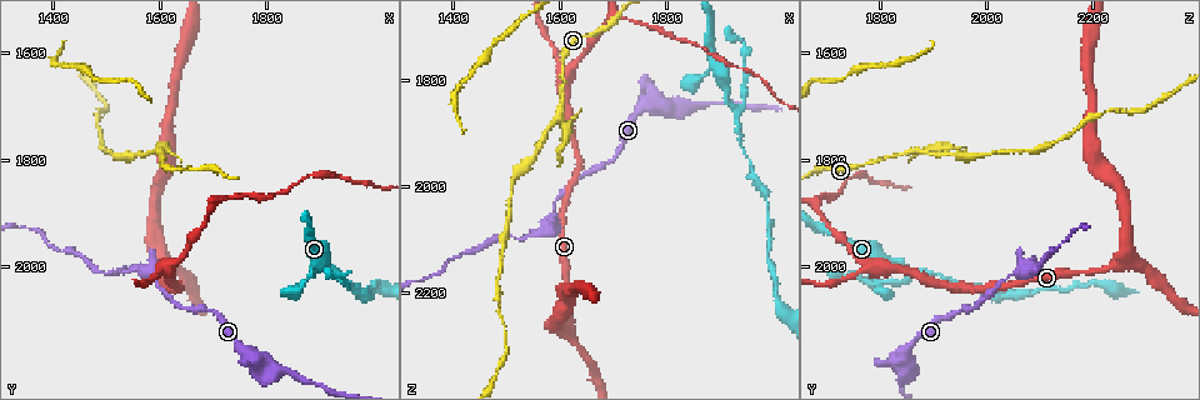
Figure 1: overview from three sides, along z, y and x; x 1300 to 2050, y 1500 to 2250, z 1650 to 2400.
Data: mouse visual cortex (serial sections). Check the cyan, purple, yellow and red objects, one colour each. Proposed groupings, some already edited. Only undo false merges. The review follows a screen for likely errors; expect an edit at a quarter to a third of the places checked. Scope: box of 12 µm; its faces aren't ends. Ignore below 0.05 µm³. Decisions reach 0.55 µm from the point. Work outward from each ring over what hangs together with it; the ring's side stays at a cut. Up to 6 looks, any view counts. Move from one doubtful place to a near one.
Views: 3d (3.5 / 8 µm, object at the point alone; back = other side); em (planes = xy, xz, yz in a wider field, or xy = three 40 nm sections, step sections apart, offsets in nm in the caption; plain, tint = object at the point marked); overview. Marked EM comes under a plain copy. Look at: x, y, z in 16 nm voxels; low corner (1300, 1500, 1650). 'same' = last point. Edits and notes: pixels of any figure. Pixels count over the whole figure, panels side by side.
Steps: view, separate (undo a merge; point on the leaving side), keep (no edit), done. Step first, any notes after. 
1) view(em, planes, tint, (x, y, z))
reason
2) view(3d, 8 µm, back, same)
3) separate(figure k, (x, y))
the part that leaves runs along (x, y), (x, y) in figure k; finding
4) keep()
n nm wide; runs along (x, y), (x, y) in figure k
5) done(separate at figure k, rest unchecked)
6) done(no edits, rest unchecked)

view(3d, 3.5 µm, (1925, 2005, 1860))
three-way junction

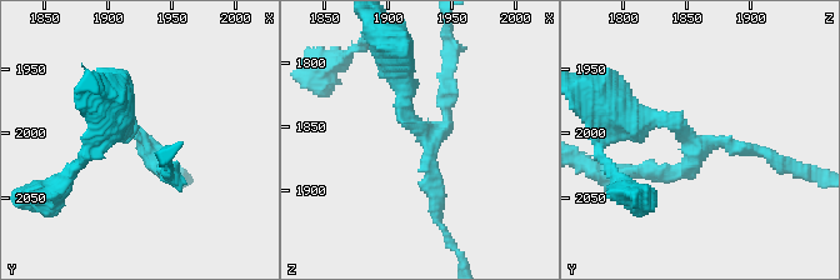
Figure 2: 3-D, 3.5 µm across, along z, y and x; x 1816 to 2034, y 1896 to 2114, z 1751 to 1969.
view(em, xy, step 1, tint, (1928, 2010, 1860))

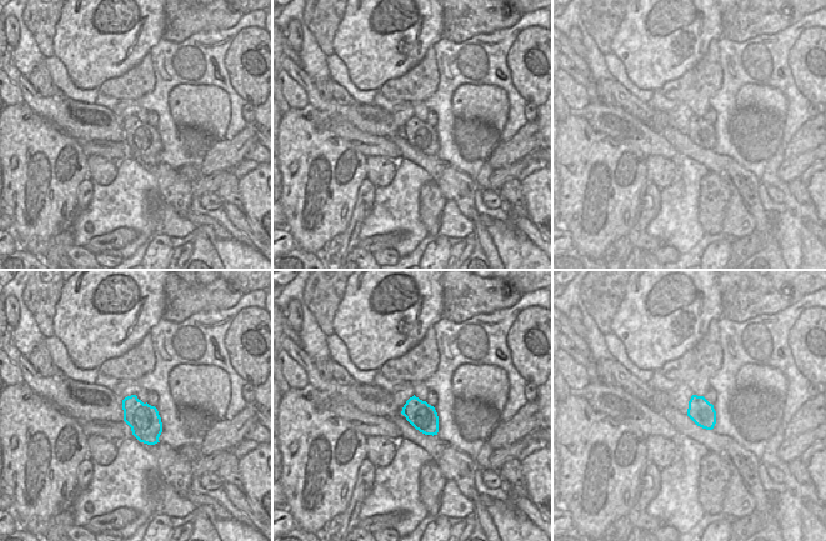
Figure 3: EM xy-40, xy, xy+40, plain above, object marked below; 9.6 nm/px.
keep()
3 arms; runs along (398, 70), (401, 113), (431, 148), (435, 215) in figure 2; all the same cell

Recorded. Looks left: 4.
view(3d, 3.5 µm, (1515, 2010, 2090))

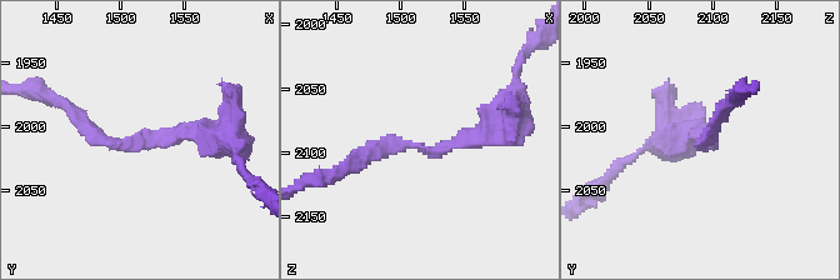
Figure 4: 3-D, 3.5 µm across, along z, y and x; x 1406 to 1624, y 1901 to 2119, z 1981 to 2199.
keep()
arms of 150, 200 nm; runs along (491, 129), (346, 164) in figure 4; continuous, no second cell

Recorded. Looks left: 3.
view(3d, 3.5 µm, back, (1620, 2000, 1785))
three arms meet

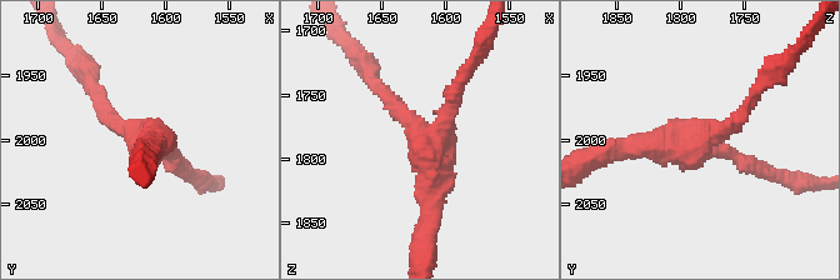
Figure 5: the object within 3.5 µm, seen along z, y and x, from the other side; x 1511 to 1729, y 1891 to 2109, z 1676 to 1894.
view(em, planes, tint, (1614, 2004, 1788))
3 arms; arms of 200, 200, 300 nm; need the tissue

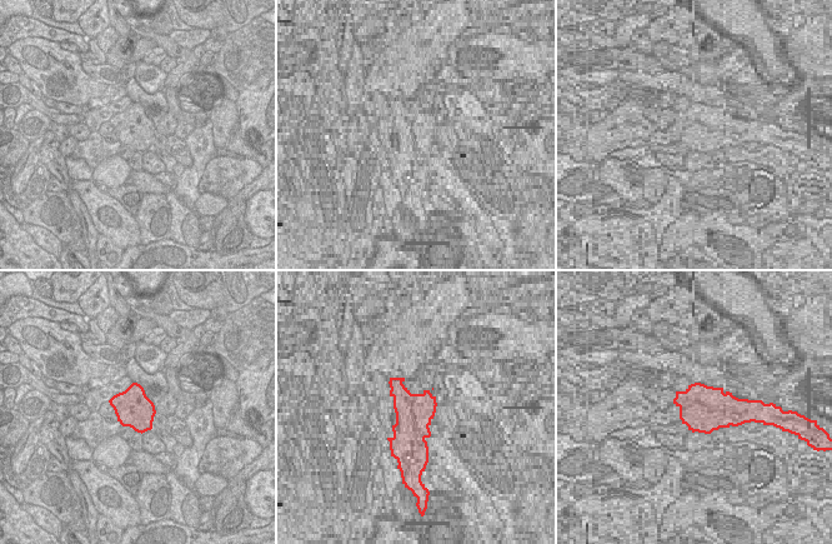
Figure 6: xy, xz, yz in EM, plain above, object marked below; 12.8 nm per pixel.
keep()
runs along (615, 150), (698, 143), (749, 100) in figure 5; all the same cell

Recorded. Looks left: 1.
done(no edits, rest unchecked)

